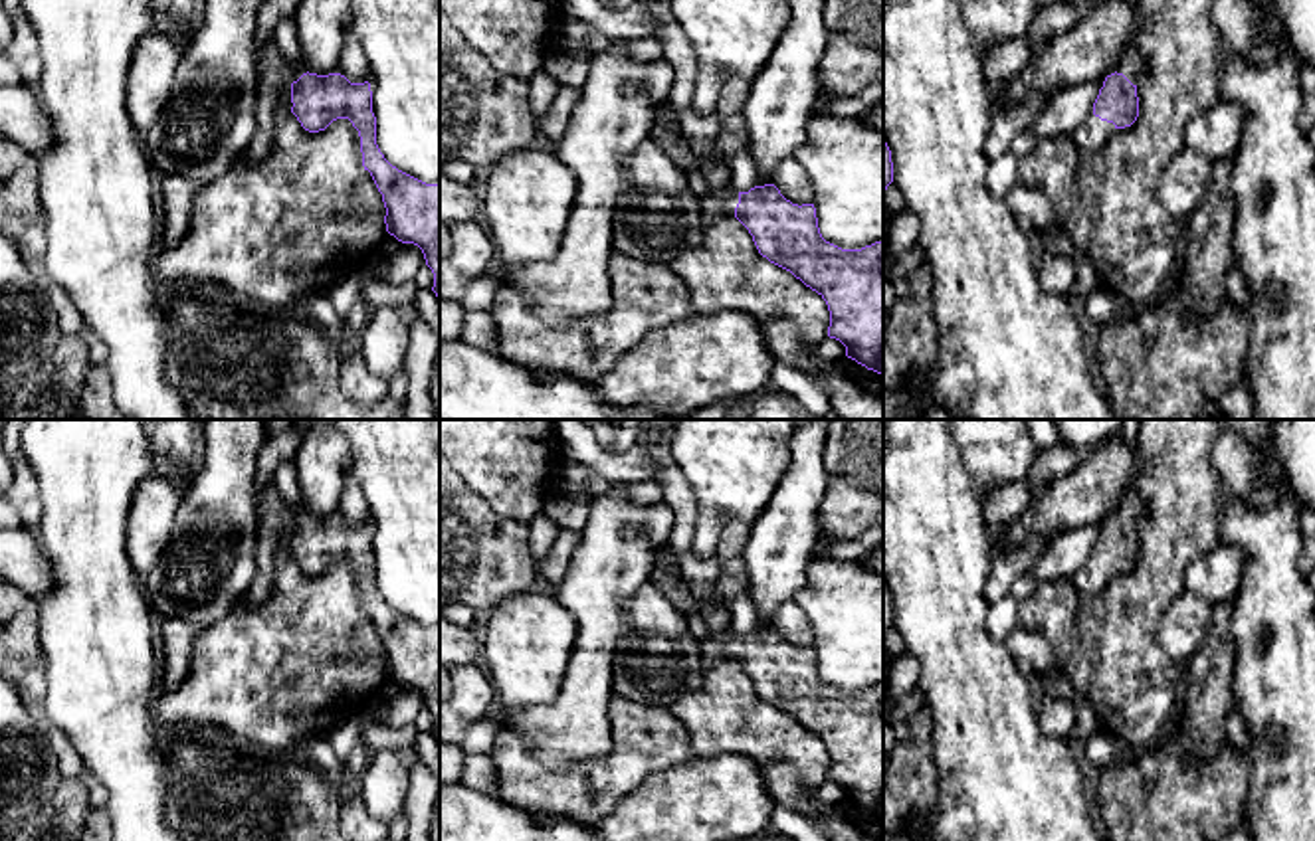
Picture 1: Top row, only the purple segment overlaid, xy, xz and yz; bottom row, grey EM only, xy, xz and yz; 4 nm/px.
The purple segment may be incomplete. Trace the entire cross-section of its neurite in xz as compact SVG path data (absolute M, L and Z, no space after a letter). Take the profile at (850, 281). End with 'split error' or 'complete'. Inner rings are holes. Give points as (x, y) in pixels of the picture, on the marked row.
M731 184L711 188L699 198L701 220L735 216L753 235L762 257L790 271L828 305L828 336L846 346L846 356L883 374L883 241L861 249L842 249L826 241L818 228L814 204L792 204L774 184L737 192Z; split error

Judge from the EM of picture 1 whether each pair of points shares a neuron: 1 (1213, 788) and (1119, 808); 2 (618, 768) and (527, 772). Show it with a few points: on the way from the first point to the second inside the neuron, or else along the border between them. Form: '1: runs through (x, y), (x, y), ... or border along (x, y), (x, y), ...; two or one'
1: runs through (1189, 808), (1143, 808); one
2: runs through (597, 768), (583, 770), (573, 780), (549, 780); one

